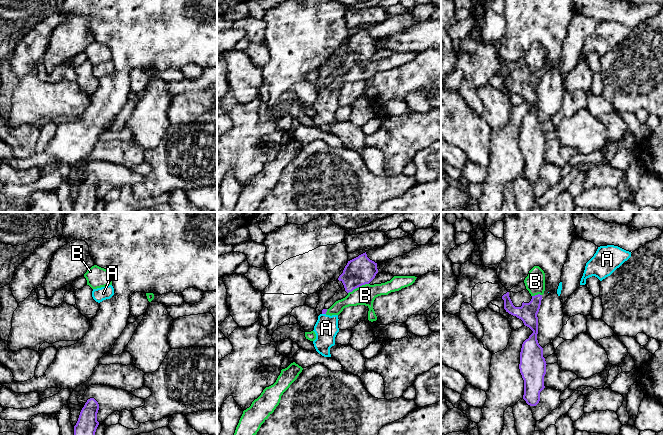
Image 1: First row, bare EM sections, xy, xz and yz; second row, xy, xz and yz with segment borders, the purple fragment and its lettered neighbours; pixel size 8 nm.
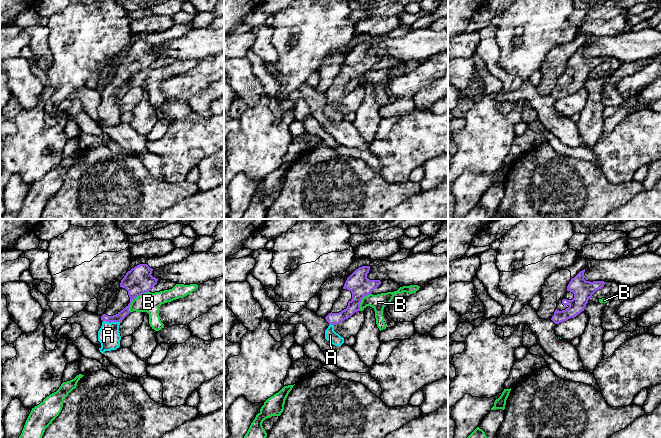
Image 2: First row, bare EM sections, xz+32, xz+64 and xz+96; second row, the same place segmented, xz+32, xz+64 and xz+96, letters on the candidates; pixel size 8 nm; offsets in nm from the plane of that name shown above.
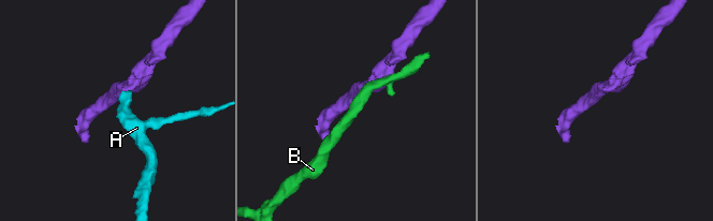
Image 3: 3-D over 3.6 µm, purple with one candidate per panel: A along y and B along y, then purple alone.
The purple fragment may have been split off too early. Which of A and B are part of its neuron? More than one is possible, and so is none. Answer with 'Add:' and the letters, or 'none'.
Add: A

